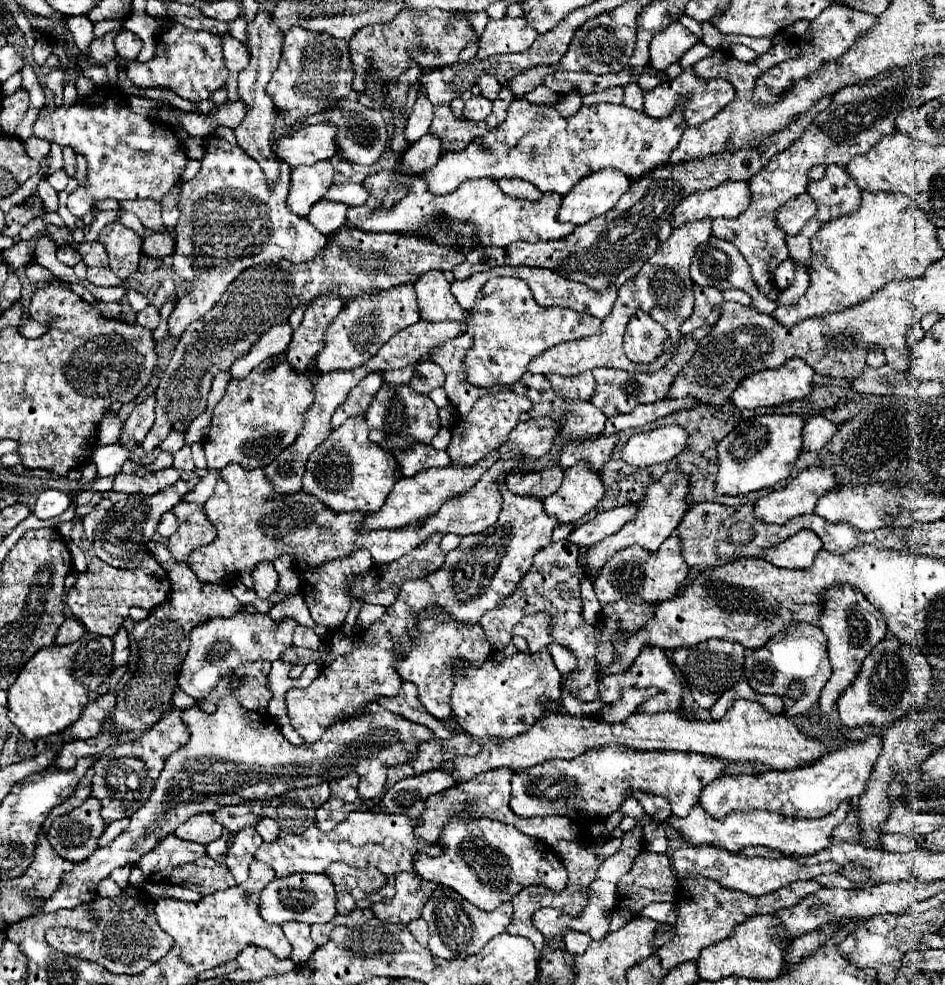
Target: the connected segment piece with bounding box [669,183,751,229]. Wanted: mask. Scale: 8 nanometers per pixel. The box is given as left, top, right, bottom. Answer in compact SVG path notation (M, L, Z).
M723 183L713 191L699 191L683 199L671 213L671 227L683 227L697 219L733 219L741 215L751 201L749 183Z

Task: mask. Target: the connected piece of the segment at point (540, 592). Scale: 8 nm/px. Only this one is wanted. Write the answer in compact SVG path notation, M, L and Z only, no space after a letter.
M557 541L549 543L545 549L537 553L537 559L533 561L533 567L523 577L523 581L517 585L517 591L509 597L505 597L495 609L487 611L481 619L483 631L487 635L487 641L491 643L493 651L503 649L511 641L513 627L525 617L533 613L549 613L553 617L553 637L559 645L573 649L579 659L579 671L567 681L567 689L571 689L581 701L597 701L597 675L595 675L595 649L597 643L593 639L593 625L587 625L581 619L581 595L579 595L579 583L581 583L583 571L579 563L579 547L569 541Z

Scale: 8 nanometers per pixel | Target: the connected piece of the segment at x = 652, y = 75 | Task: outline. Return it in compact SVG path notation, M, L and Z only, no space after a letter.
M647 65L647 67L645 67L645 71L641 73L639 81L637 81L637 83L639 83L639 87L641 87L643 91L649 91L649 89L653 89L653 85L659 85L661 81L659 81L659 77L657 77L657 75L659 75L659 71L657 71L657 69L653 71L653 69L651 69L651 65Z

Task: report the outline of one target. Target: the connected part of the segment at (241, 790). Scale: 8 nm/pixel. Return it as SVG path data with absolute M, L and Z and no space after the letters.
M233 675L231 687L219 699L213 715L201 711L197 705L183 711L183 719L191 729L191 739L167 759L149 801L131 817L127 831L115 837L109 845L97 847L93 855L75 863L75 867L61 877L57 891L43 901L41 913L75 909L77 905L89 903L87 893L95 895L101 879L109 877L113 869L137 865L141 855L157 847L159 841L175 833L175 829L193 815L215 813L225 805L239 805L253 799L273 799L287 791L339 779L349 771L359 775L359 791L373 791L373 797L377 797L387 781L387 769L409 763L419 745L435 737L429 727L413 723L377 705L369 707L369 711L359 715L359 719L335 723L317 743L295 747L283 737L275 721L239 705L235 697L237 687L239 679Z

